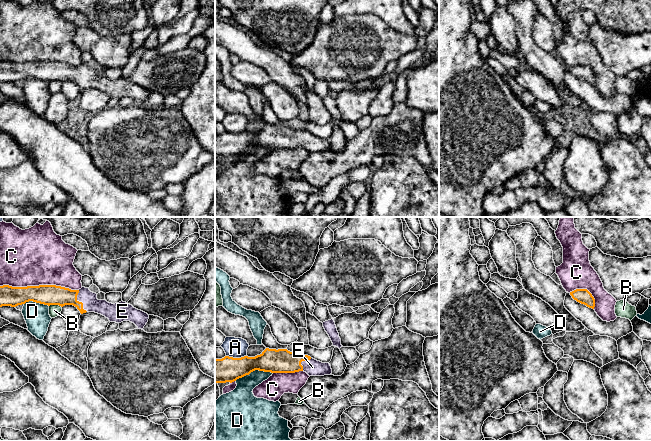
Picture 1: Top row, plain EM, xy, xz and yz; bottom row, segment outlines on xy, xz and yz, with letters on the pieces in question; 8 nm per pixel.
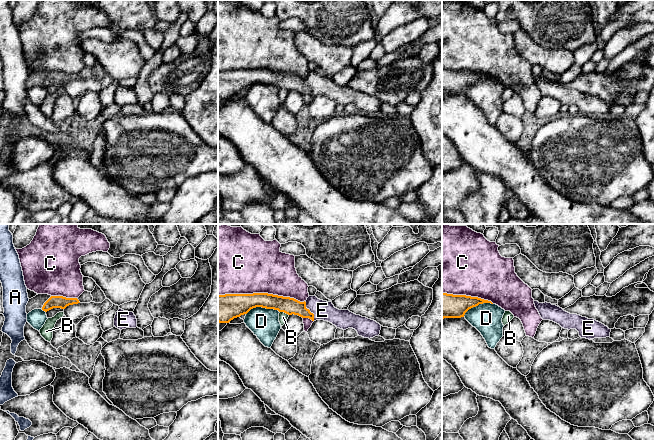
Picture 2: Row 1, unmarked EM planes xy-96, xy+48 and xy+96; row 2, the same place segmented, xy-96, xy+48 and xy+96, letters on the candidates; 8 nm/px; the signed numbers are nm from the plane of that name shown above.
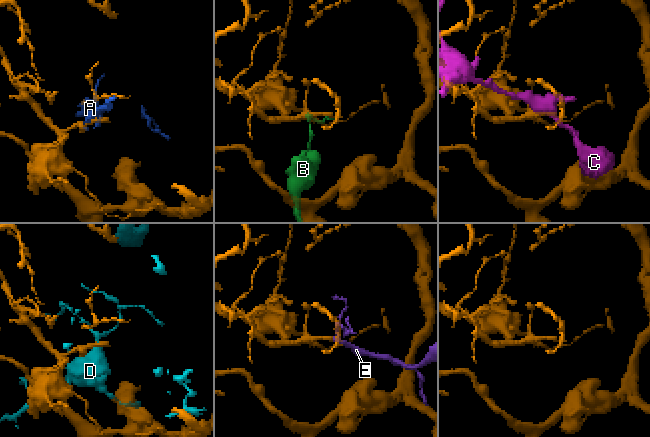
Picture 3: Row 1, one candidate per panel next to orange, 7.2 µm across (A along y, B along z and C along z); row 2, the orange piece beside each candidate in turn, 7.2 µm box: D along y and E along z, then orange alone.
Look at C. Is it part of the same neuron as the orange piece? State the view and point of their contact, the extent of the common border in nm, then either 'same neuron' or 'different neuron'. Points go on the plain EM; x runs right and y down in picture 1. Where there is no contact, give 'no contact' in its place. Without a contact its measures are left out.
contact xy (39, 61); length 650 nm; different neuron

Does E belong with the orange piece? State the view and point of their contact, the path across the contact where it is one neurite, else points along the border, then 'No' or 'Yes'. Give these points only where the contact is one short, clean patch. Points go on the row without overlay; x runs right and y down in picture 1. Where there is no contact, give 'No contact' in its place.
Touches orange at xy (80, 78). Path across: xy (50, 70), (75, 73), (80, 78), (89, 75). Yes

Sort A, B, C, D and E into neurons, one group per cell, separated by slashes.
A / B / C / D / E

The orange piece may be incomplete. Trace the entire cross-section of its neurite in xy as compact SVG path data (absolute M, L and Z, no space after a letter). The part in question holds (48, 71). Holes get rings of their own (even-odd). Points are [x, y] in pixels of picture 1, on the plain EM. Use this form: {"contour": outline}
{"contour": "M39 61L27 63L0 62L0 83L25 80L33 77L44 81L75 82L81 90L95 88L109 95L110 98L121 99L130 97L138 105L144 104L148 98L149 91L134 84L126 78L109 79L106 76L98 76L97 70L82 63L79 66L56 61Z"}

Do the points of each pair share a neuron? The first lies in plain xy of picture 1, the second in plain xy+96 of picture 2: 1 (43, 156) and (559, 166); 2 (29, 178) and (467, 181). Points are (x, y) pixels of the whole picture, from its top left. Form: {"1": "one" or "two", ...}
{"1": "two", "2": "one"}

